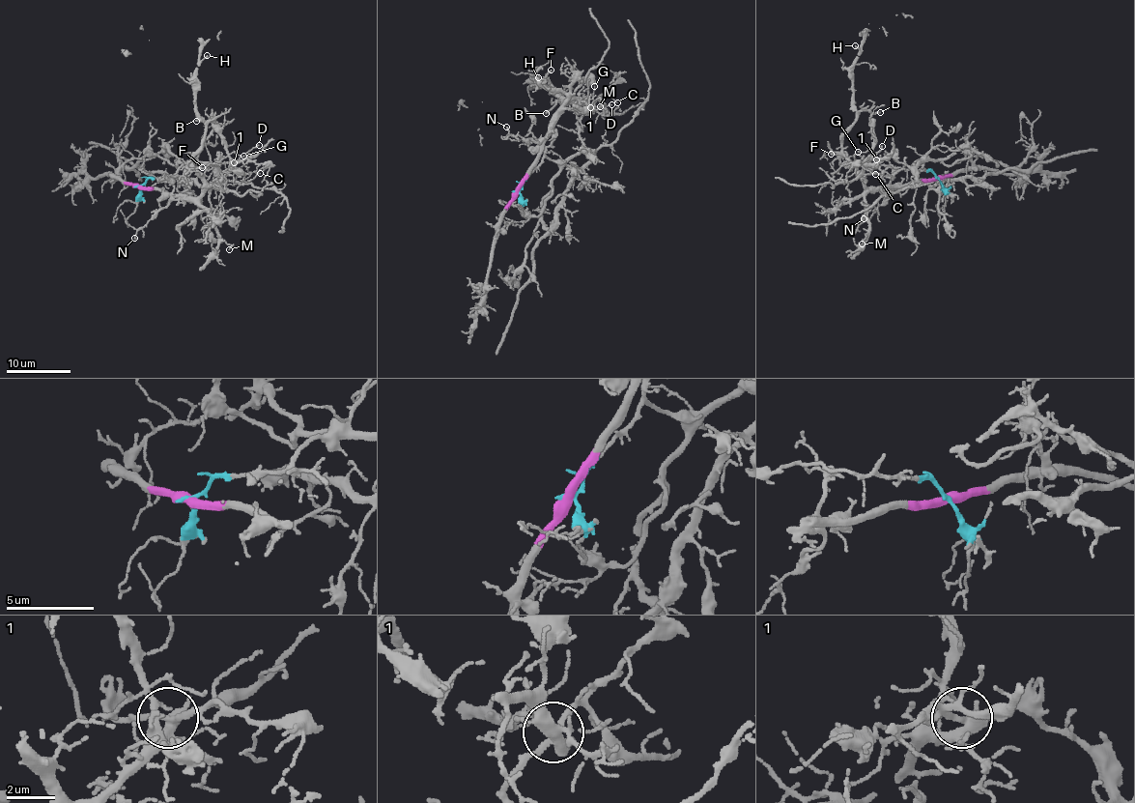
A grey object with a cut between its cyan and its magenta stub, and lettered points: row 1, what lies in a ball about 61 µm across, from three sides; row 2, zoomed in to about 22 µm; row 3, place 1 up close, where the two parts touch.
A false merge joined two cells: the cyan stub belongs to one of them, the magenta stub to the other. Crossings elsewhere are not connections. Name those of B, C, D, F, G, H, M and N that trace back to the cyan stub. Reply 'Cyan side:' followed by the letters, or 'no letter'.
Cyan side: C, D

